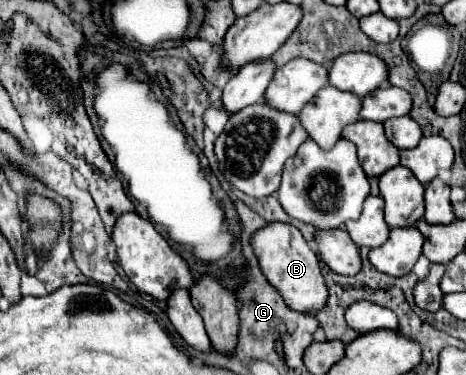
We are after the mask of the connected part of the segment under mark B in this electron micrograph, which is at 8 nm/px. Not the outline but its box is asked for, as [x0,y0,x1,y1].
[252,223,328,313]

